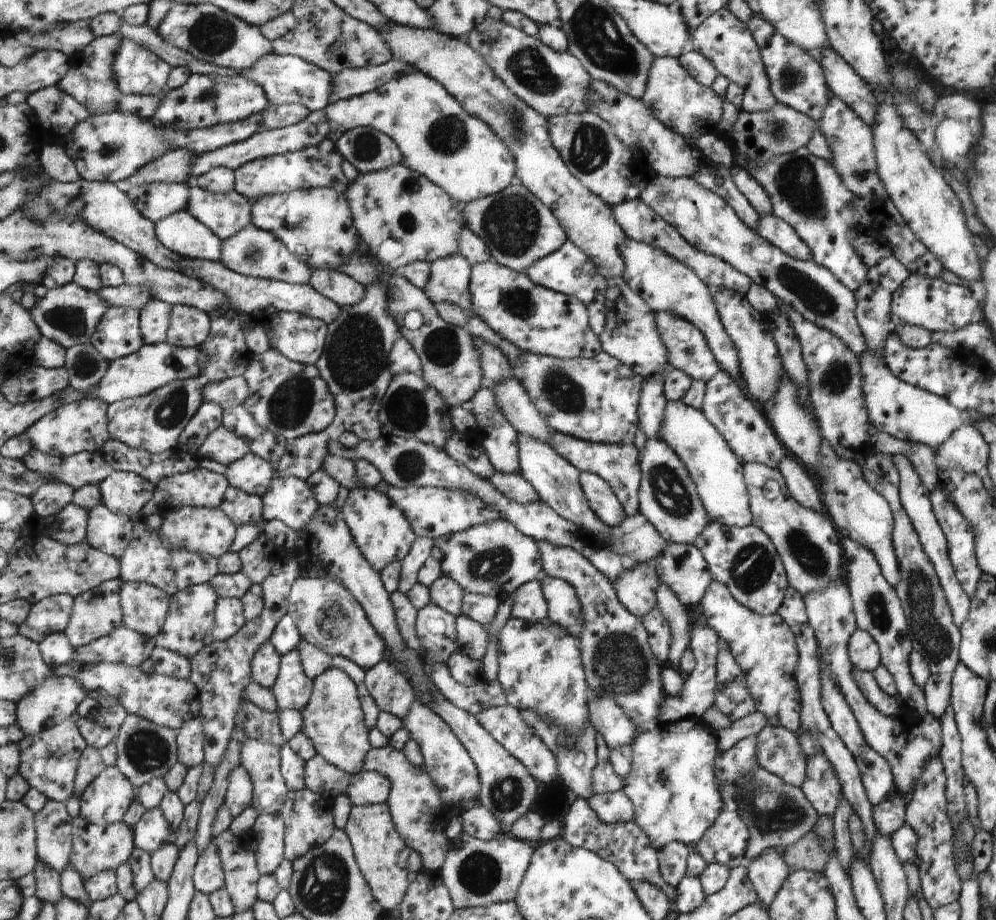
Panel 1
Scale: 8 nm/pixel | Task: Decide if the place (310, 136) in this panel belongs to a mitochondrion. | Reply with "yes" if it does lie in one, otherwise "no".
no

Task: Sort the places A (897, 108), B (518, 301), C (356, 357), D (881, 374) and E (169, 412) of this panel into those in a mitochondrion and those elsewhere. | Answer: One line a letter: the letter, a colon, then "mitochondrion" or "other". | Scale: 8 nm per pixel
A: other
B: mitochondrion
C: mitochondrion
D: other
E: mitochondrion

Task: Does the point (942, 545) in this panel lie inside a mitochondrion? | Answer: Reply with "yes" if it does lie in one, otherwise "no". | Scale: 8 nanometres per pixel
no

